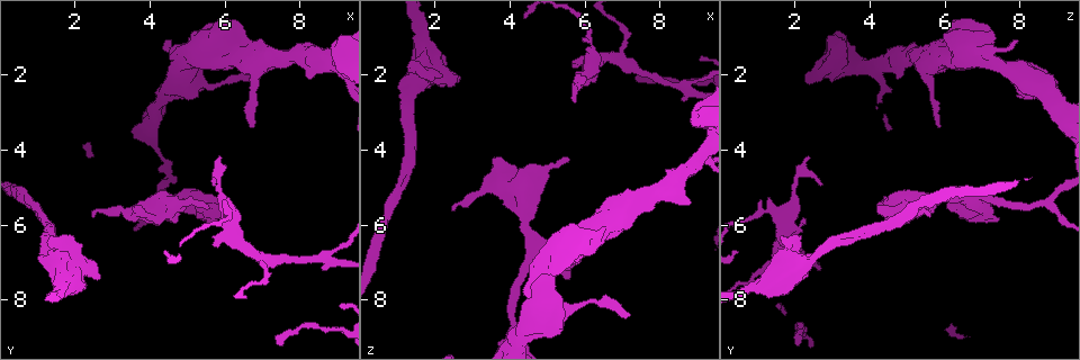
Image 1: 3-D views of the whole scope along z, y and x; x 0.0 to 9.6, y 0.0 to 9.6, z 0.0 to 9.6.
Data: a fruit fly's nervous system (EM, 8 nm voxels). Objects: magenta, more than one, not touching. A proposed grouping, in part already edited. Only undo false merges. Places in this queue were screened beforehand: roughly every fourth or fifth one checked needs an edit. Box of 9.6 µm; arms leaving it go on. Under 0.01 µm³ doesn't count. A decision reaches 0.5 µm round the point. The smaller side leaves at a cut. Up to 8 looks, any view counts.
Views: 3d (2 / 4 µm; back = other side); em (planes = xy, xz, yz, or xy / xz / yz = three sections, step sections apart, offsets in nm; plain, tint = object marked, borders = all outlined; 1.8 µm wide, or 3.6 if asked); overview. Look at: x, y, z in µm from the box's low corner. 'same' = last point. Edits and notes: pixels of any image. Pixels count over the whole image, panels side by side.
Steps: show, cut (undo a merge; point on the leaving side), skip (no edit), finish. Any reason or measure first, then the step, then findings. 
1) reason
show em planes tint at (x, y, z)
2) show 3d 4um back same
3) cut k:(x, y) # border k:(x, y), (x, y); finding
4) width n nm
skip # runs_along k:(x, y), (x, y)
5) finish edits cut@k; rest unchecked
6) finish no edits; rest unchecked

sudden change in width
show em 3.6um xz step 4 plain at (5.25, 1.10, 7.00)

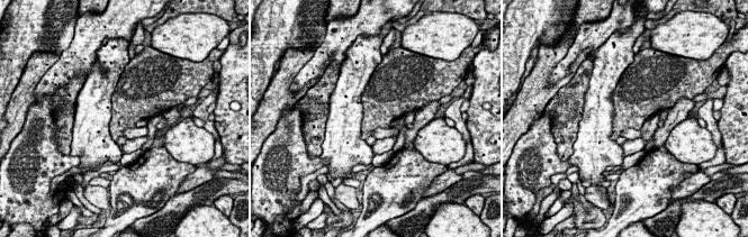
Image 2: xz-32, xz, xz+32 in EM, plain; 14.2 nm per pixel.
show em 3.6um xz step 4 tint same

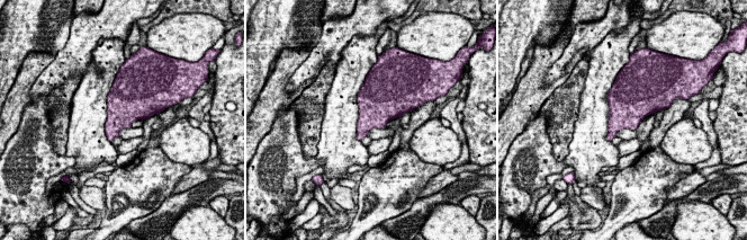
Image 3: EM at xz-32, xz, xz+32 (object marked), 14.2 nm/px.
skip # continuous, no second cell

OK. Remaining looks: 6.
show 3d 4um at (8.50, 6.90, 2.25)

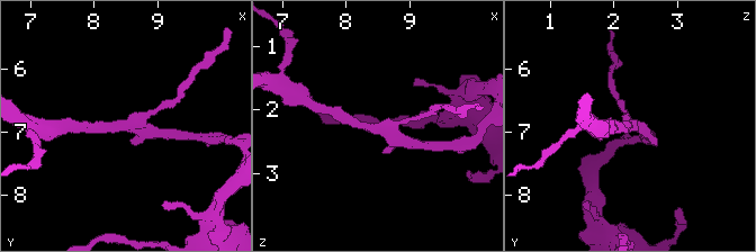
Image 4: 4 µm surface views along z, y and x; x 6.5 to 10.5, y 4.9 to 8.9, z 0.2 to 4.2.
arms 3
show em planes tint at (8.50, 6.85, 2.25)

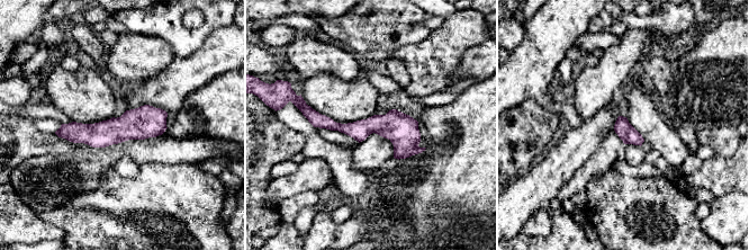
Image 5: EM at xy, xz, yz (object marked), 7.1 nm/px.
skip # runs_along 5:(306, 108), (334, 126), (394, 127), (418, 150); all the same cell

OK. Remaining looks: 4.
two arms in line, one across
show em 3.6um planes tint at (1.70, 7.55, 1.20)

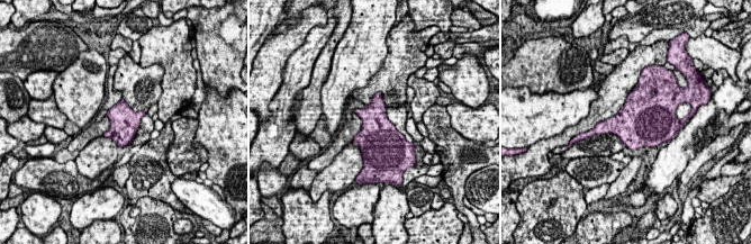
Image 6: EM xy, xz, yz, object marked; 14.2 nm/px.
skip # all the same cell

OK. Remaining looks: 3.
finish no edits; rest unchecked

